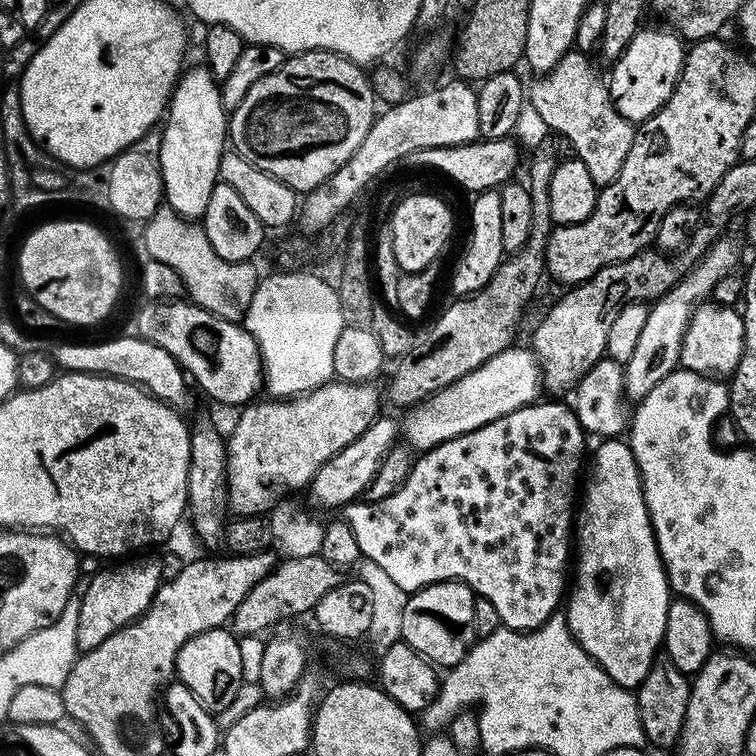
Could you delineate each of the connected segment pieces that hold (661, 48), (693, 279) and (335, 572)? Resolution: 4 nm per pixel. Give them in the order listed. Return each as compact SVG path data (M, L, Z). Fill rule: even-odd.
M647 28L637 32L619 60L611 65L612 77L606 80L608 93L618 114L633 122L649 120L664 107L684 68L685 41L671 30L659 32L656 28Z
M721 238L713 244L711 250L702 259L696 261L693 268L689 268L679 282L649 307L646 326L642 326L642 335L638 337L638 346L634 346L634 354L623 365L624 368L624 393L632 402L638 402L666 374L675 372L680 363L680 351L688 324L692 320L692 313L696 311L701 302L711 297L714 286L724 276L733 275L740 264L740 248L729 238Z
M319 555L281 559L270 570L270 574L266 574L266 578L262 578L262 582L258 582L254 590L250 590L246 598L242 598L242 602L238 602L238 610L232 613L231 627L237 637L256 636L291 616L300 616L303 612L311 613L316 604L322 602L322 597L330 594L330 590L334 590L334 586L340 583L341 569Z

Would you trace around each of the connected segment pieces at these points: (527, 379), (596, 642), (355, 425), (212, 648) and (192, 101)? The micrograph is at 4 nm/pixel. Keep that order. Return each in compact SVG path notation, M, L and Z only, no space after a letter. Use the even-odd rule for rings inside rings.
M527 347L504 348L494 358L487 360L478 370L466 374L458 382L446 386L436 392L428 400L424 400L407 409L408 416L402 420L402 436L413 449L427 450L446 442L450 438L458 438L462 434L470 434L470 430L478 430L478 426L486 426L514 410L524 408L533 403L542 392L540 365L536 363L535 352Z
M604 438L598 444L596 453L590 456L592 473L589 476L587 473L582 488L578 527L574 532L574 579L566 596L568 629L582 650L586 650L586 654L590 654L594 663L602 666L602 670L606 670L606 674L610 674L618 686L635 690L651 670L652 662L657 659L664 642L670 603L668 575L656 545L656 535L644 501L640 471L630 446L620 438Z
M333 379L327 384L318 386L313 392L305 392L302 396L293 396L291 398L267 398L261 399L259 402L253 402L243 409L244 412L240 416L240 421L232 428L232 433L229 431L226 436L228 446L228 473L226 483L226 504L229 509L234 510L233 513L240 516L259 516L267 513L269 509L277 503L278 498L283 497L284 491L292 492L295 488L300 490L307 489L312 483L314 474L318 474L318 470L326 462L330 462L330 458L334 458L334 454L338 454L338 450L342 450L342 446L350 446L350 442L354 442L354 438L358 438L368 427L371 426L373 420L381 415L380 400L382 404L382 392L375 388L375 383L365 382L362 384L348 384L345 380Z
M227 627L211 628L190 638L178 652L175 675L179 683L188 687L210 713L221 714L240 696L244 684L244 652L239 643Z
M207 67L190 68L177 80L176 88L172 91L172 99L168 102L166 119L162 124L164 137L160 151L160 169L167 207L185 220L196 222L203 217L206 206L210 202L210 194L220 178L220 160L224 157L228 140L229 113L220 97L220 85L216 77L208 71Z

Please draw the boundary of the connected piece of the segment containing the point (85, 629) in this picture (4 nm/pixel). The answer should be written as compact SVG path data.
M143 556L124 560L112 568L103 567L99 574L89 577L84 594L79 597L79 614L76 642L79 651L88 651L120 628L132 623L148 608L154 594L163 583L159 557Z

